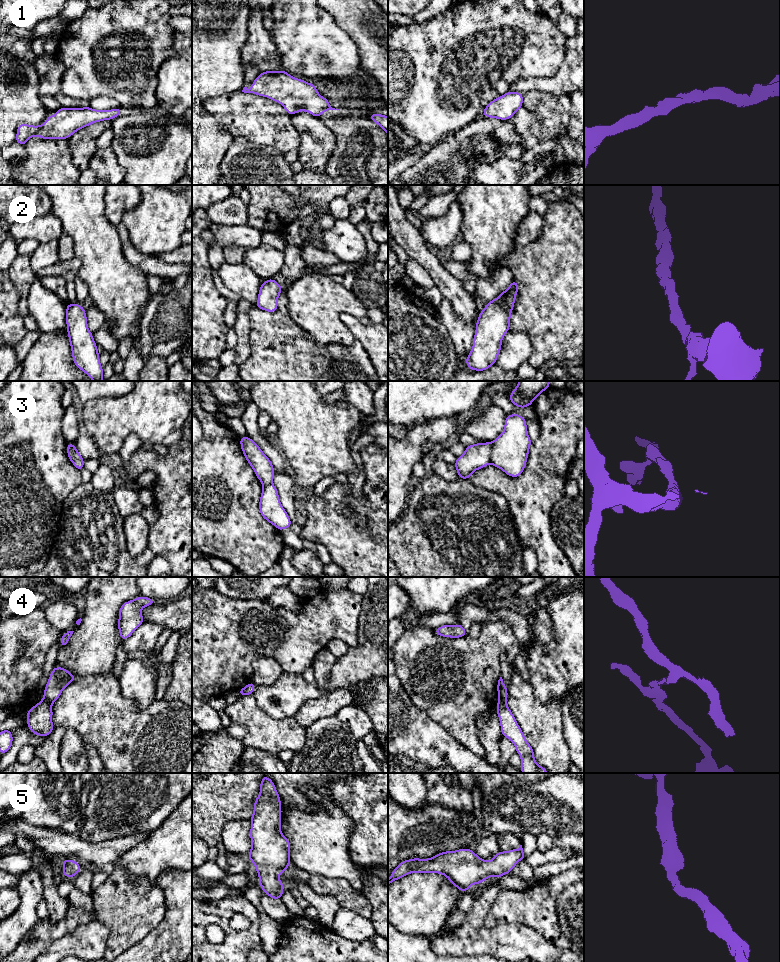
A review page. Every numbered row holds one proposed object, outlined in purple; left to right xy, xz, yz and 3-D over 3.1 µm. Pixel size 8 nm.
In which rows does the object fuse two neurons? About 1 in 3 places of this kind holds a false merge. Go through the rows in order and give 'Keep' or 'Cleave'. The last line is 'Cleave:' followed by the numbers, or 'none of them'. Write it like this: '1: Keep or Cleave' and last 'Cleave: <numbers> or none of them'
1: Keep
2: Keep
3: Cleave
4: Cleave
5: Keep
Cleave: 3, 4

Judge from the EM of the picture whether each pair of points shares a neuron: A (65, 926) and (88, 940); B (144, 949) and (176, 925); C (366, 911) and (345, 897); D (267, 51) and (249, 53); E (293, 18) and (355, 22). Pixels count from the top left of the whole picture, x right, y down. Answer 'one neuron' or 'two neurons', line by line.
A: two neurons
B: one neuron
C: one neuron
D: one neuron
E: two neurons

